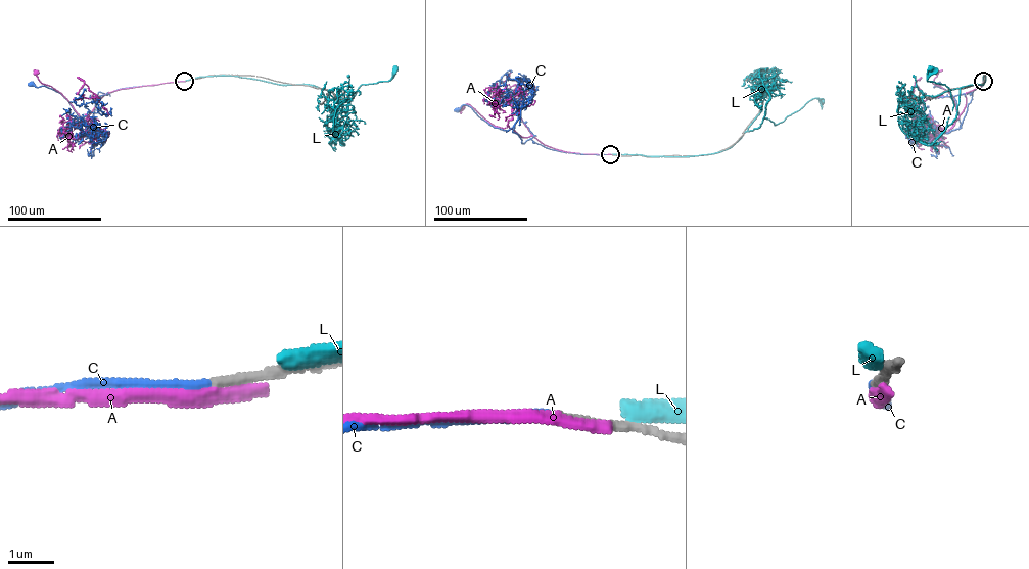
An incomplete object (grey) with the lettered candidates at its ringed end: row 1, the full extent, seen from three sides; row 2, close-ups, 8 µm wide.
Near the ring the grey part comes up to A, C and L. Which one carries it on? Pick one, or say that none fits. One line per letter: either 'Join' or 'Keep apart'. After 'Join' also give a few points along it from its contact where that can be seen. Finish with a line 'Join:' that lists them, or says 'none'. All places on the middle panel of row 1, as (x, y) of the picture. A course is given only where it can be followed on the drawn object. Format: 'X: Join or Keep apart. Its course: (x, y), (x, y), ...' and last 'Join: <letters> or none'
A: Keep apart
C: Join. Its course: (610, 154), (563, 152), (530, 139), (523, 143), (514, 125), (506, 132), (467, 105), (457, 109)
L: Keep apart
Join: C

